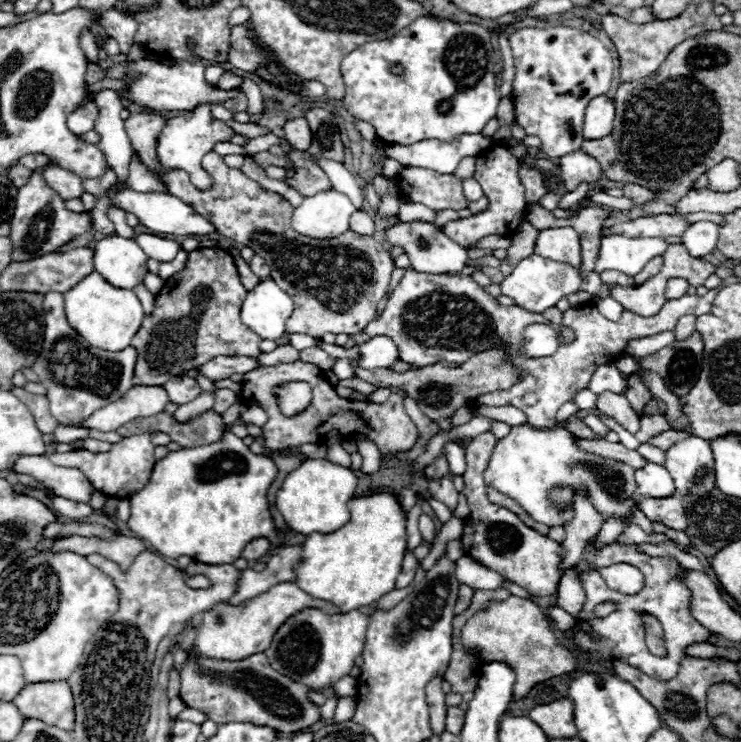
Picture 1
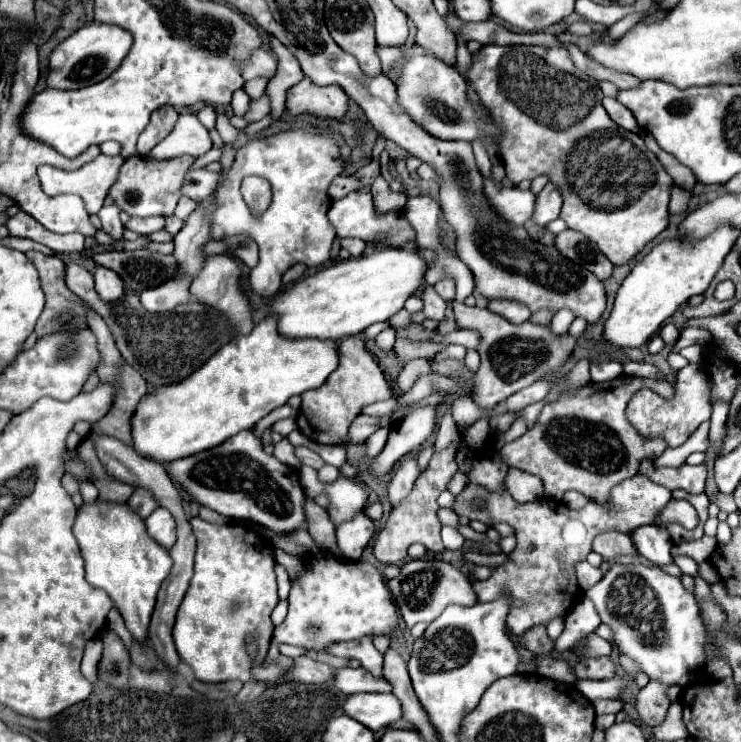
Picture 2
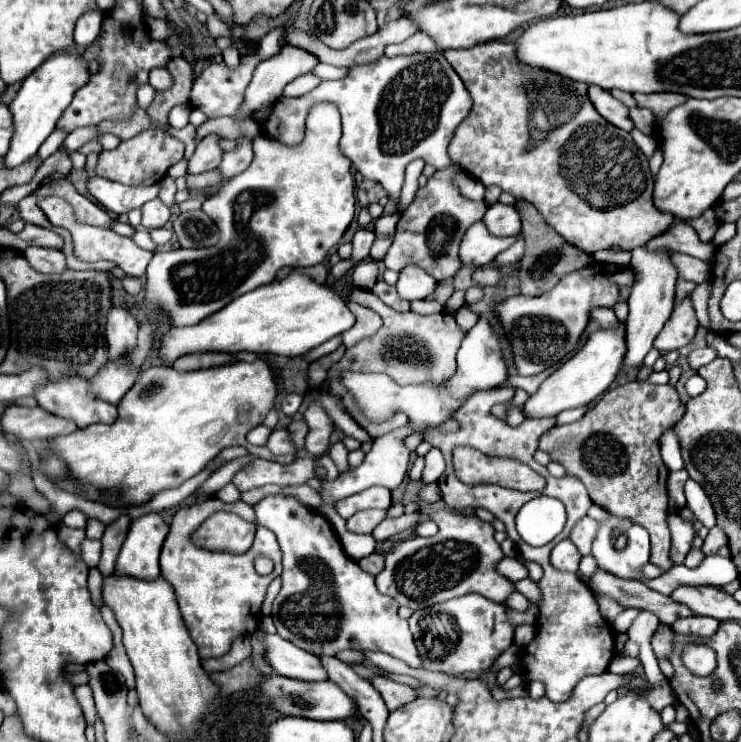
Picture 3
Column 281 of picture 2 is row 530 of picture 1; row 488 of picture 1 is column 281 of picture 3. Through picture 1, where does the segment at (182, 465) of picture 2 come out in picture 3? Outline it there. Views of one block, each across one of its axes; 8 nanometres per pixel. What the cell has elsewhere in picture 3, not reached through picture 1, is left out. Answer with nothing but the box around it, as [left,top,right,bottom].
[232,458,318,492]

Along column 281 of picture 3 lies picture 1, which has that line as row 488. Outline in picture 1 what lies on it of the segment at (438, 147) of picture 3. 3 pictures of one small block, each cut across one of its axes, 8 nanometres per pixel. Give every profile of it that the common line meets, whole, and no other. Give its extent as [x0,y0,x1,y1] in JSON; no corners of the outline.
[48,434,154,498]

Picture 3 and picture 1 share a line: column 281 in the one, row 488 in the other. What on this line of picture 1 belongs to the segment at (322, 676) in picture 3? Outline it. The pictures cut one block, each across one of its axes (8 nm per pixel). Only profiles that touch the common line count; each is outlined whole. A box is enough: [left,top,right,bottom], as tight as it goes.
[634,462,676,498]

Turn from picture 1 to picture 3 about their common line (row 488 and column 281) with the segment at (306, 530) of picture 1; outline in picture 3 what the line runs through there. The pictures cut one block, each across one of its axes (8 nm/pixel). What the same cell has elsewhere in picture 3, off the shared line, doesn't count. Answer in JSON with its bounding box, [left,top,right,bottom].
[160,270,356,366]

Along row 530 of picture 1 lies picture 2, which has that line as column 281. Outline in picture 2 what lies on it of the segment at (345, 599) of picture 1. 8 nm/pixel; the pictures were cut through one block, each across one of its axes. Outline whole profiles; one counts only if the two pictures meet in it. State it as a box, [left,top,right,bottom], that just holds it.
[132,316,338,464]

